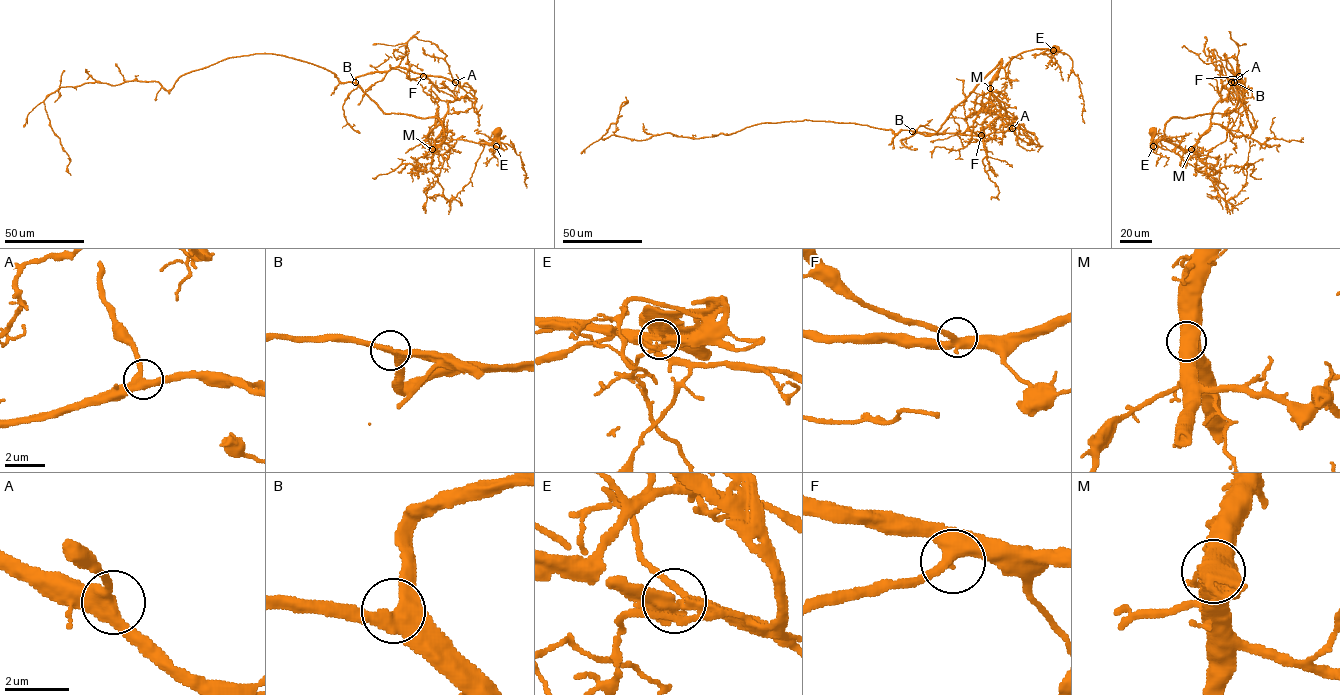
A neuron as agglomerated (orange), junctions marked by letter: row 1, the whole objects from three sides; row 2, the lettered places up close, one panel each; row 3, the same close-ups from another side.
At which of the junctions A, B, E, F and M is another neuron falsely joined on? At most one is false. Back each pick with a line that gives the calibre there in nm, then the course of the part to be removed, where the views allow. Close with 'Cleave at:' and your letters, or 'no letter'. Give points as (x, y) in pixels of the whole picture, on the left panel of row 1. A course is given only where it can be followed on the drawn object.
Cleave at: no letter

